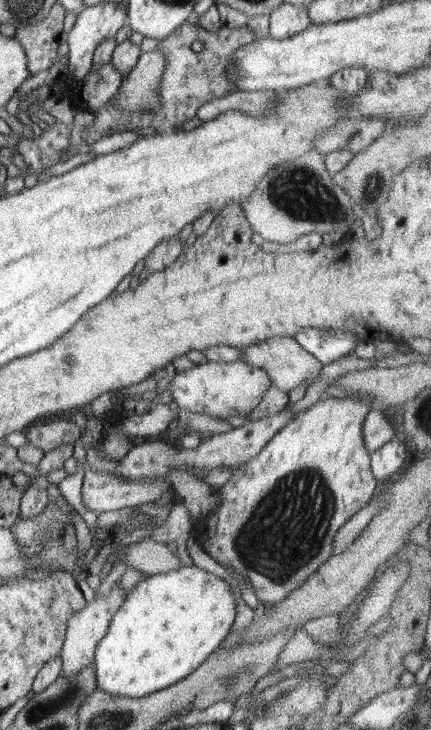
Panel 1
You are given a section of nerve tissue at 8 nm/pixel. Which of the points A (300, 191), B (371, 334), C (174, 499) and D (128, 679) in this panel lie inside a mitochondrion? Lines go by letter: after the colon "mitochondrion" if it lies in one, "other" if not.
A: mitochondrion
B: other
C: other
D: other

